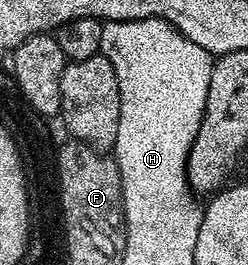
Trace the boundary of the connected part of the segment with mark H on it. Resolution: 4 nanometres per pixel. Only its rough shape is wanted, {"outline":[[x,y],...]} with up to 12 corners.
{"outline":[[165,19],[105,22],[114,158],[144,229],[202,225],[188,154],[213,56]]}

